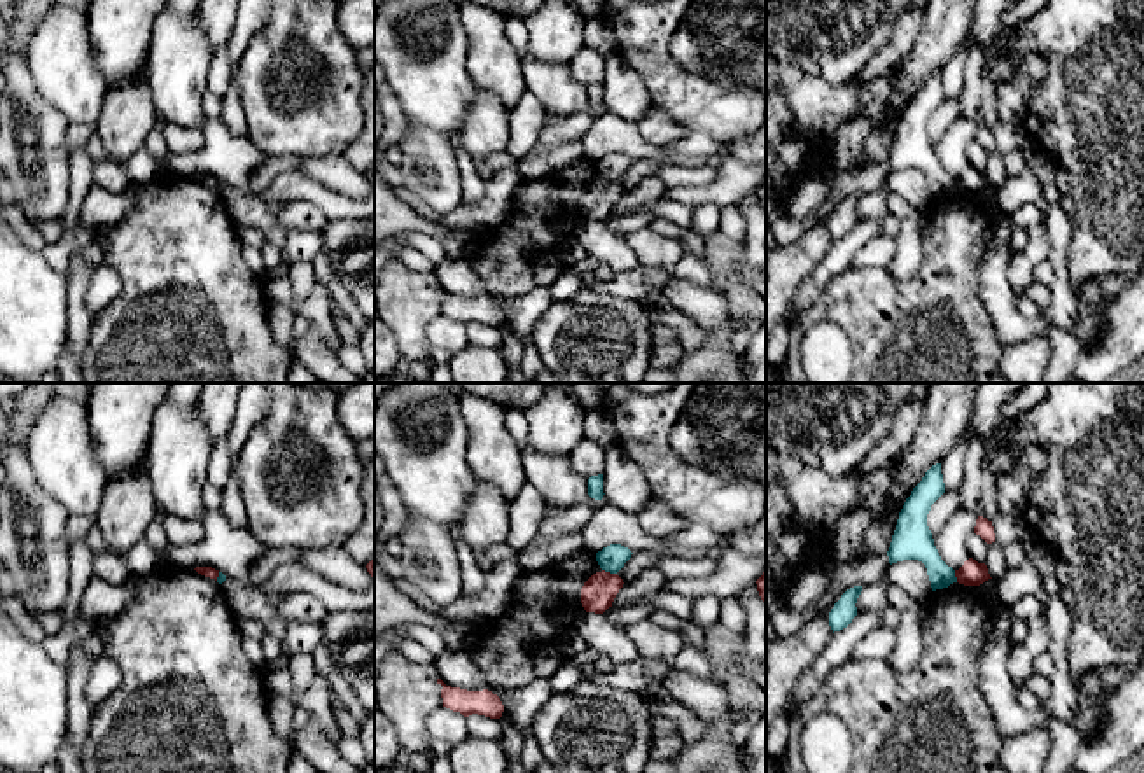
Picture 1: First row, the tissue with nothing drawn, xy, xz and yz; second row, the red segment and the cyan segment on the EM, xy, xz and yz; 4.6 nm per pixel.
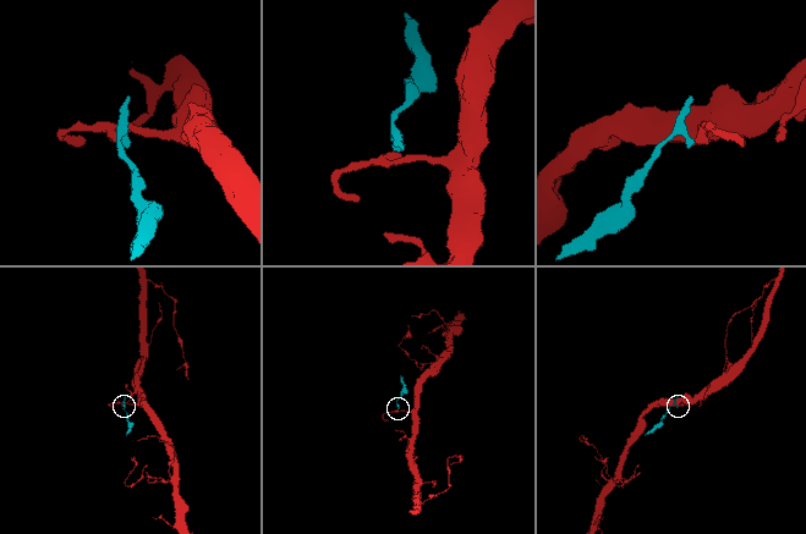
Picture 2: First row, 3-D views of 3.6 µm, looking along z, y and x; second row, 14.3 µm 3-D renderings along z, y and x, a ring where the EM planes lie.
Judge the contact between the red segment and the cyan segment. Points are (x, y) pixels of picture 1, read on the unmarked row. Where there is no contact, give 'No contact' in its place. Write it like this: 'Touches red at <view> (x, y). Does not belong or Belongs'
Touches red at xz (609, 181). Does not belong

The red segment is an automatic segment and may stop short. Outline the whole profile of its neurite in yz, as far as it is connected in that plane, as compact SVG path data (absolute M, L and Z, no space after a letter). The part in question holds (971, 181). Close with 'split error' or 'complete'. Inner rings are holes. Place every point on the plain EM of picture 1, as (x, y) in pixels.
M969 166L964 173L955 178L955 185L959 192L964 194L980 194L985 189L992 187L985 171L978 171L976 168Z; complete

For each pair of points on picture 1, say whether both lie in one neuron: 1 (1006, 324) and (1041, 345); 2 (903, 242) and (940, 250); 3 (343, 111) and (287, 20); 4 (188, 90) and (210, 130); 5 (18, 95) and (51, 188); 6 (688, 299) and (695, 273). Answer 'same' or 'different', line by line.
1: different
2: different
3: same
4: different
5: same
6: different

